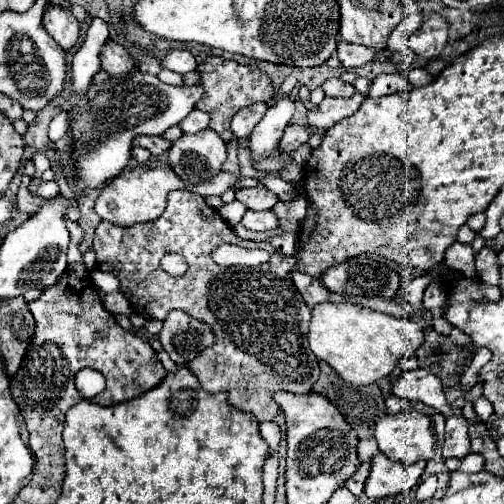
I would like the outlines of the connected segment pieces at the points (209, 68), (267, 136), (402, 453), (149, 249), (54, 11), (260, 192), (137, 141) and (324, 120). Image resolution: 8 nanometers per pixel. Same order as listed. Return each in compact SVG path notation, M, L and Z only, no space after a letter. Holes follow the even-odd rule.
M213 55L207 61L203 61L197 69L201 71L201 81L199 83L205 87L205 93L203 93L201 101L195 105L195 109L201 109L201 111L211 115L209 127L215 129L225 141L233 139L229 123L239 109L243 109L247 105L253 105L257 101L269 101L271 95L273 95L271 79L267 75L257 68L241 65L237 61L227 61L223 57Z
M285 97L275 101L263 119L257 123L253 133L247 137L251 157L257 171L277 173L283 167L283 155L277 155L277 143L283 137L283 129L289 125L295 113L295 103Z
M399 411L397 415L381 417L375 423L375 439L389 459L403 465L433 457L435 435L431 419L421 411Z
M179 189L169 193L169 203L165 213L157 221L145 225L119 227L109 221L101 221L95 229L93 249L97 253L97 263L101 271L111 271L121 281L121 293L129 299L131 307L143 317L165 319L169 309L183 309L197 319L205 319L215 331L215 343L211 349L205 349L189 363L189 369L197 375L205 391L229 391L229 403L241 407L243 411L253 411L257 421L273 421L281 407L273 401L275 391L291 393L309 393L313 383L319 379L319 363L307 343L309 327L309 307L305 305L301 293L289 281L289 271L295 269L295 257L273 251L271 259L259 267L219 267L211 259L211 251L221 243L233 243L241 247L255 247L257 243L245 241L235 235L231 225L219 215L219 211L207 205L205 197ZM205 227L217 227L211 231L207 249L205 249ZM167 253L179 253L187 261L187 271L181 277L173 277L159 267L159 261Z
M47 3L45 15L43 15L43 25L47 33L63 47L71 49L77 39L79 39L79 21L75 15L55 3Z
M251 187L251 189L237 189L237 199L245 203L253 211L267 211L273 209L273 205L279 201L273 191L267 187Z
M147 135L147 137L135 137L133 139L133 145L137 145L137 147L145 147L145 149L149 149L155 157L157 155L161 155L163 151L167 151L169 149L169 141L167 139L163 139L163 137L155 137L155 135Z
M357 93L351 99L339 99L339 97L325 97L313 111L307 111L307 123L309 127L319 127L319 129L329 129L333 127L337 121L353 115L359 105L361 105L363 97Z

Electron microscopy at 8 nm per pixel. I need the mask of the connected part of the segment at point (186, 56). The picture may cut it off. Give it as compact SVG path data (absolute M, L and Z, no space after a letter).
M173 49L173 51L169 51L165 55L163 67L169 69L169 71L185 75L185 73L189 73L189 71L193 71L197 67L197 61L191 55L191 51L187 51L187 49Z

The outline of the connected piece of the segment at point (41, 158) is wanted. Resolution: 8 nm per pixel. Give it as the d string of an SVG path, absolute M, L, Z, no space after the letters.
M35 151L35 153L33 153L33 161L35 161L35 173L32 178L40 179L43 171L49 169L49 159L47 159L45 151Z

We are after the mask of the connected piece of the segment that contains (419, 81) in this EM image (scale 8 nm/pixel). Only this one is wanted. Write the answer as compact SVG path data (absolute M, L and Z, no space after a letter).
M413 67L413 69L407 69L405 75L407 75L407 79L411 81L413 87L425 85L425 83L429 83L429 81L433 79L433 75L429 75L425 69L415 69L415 67Z

